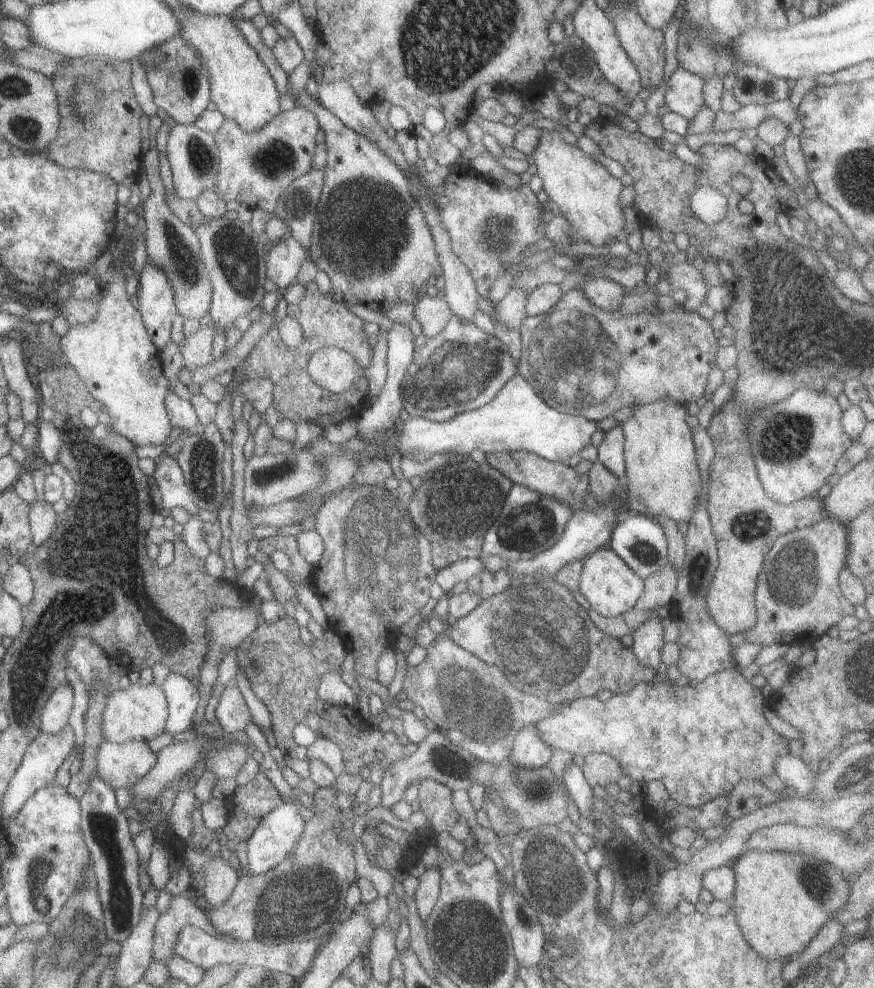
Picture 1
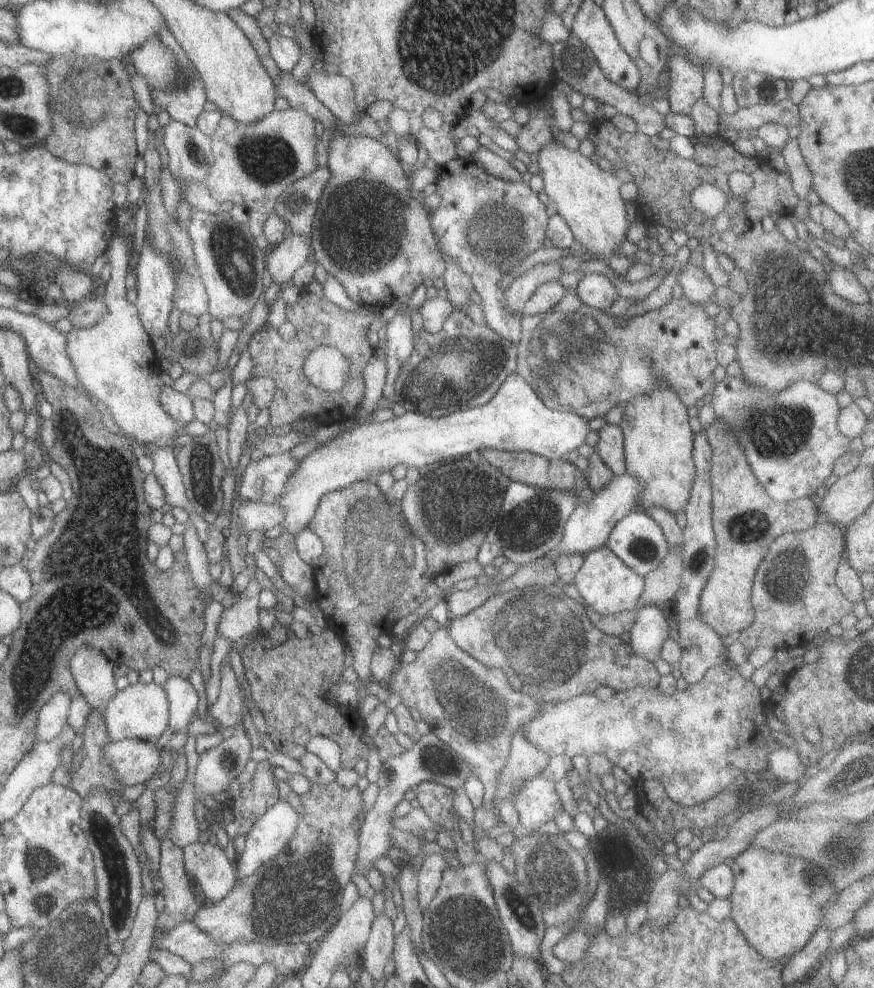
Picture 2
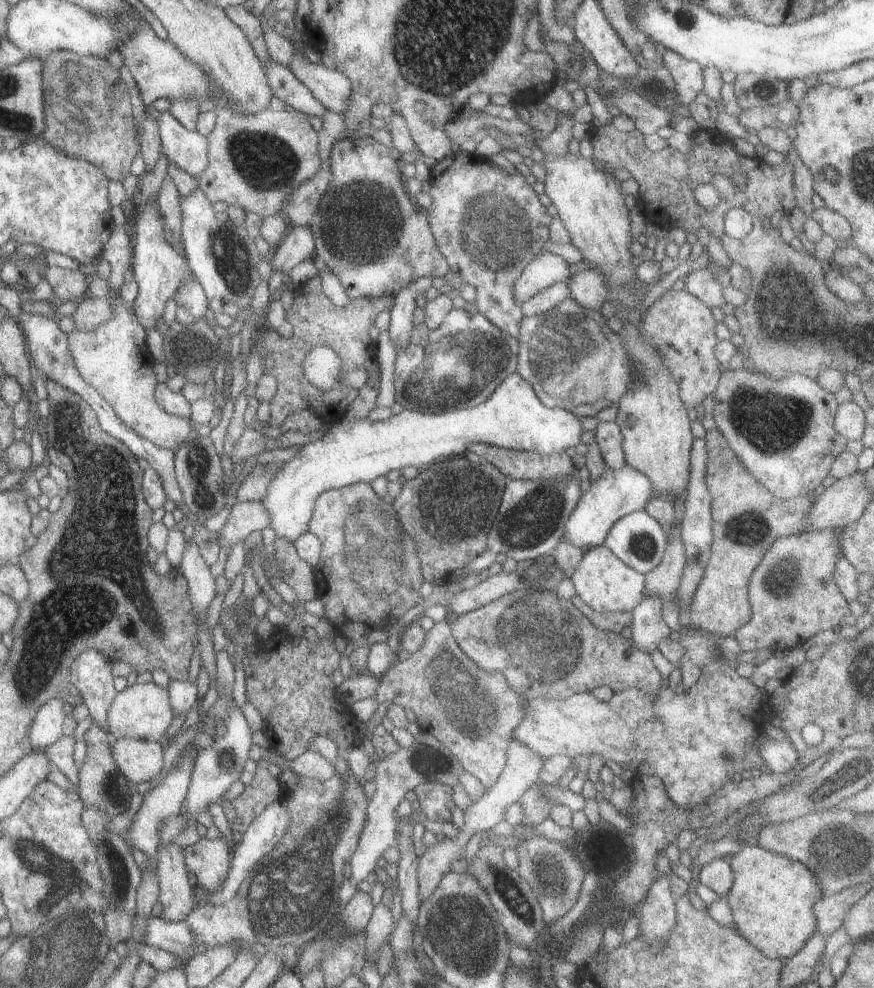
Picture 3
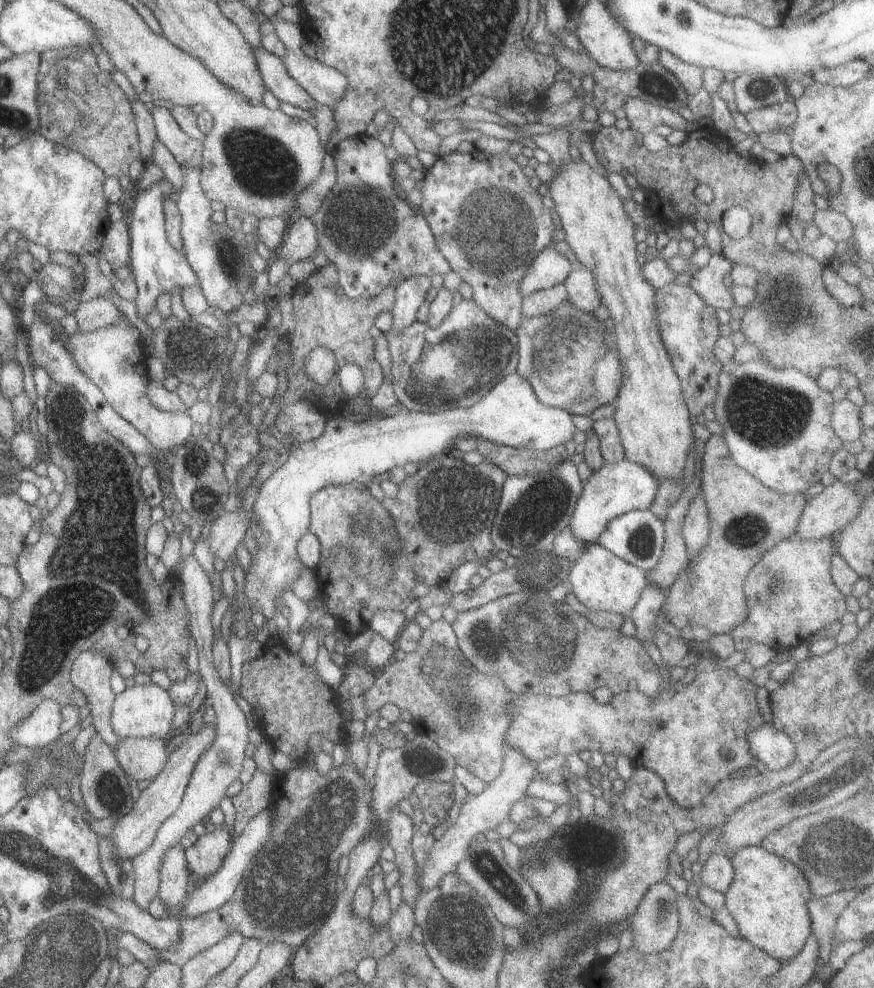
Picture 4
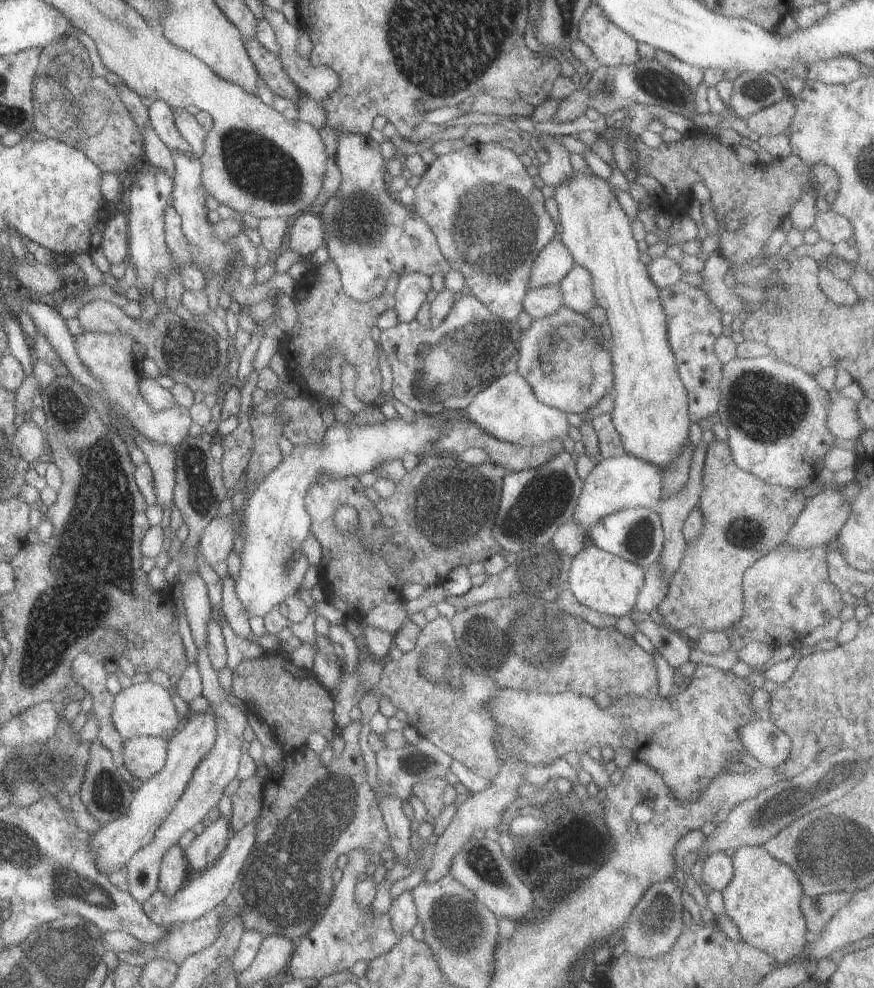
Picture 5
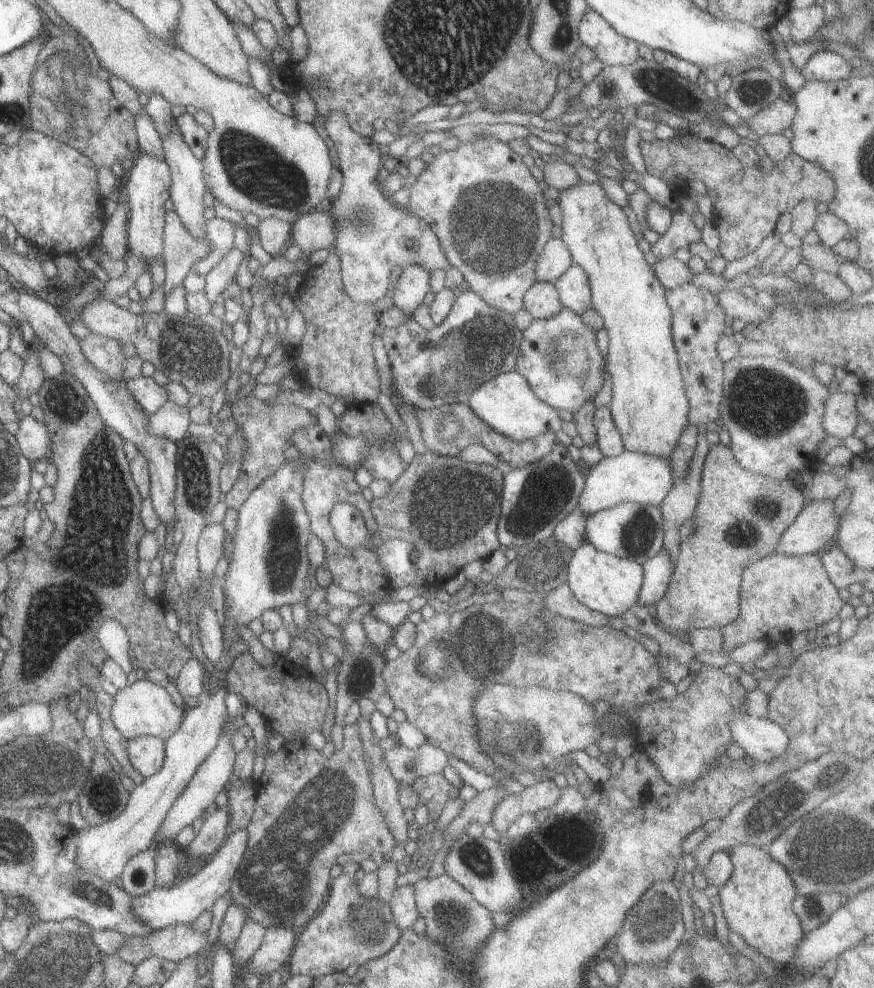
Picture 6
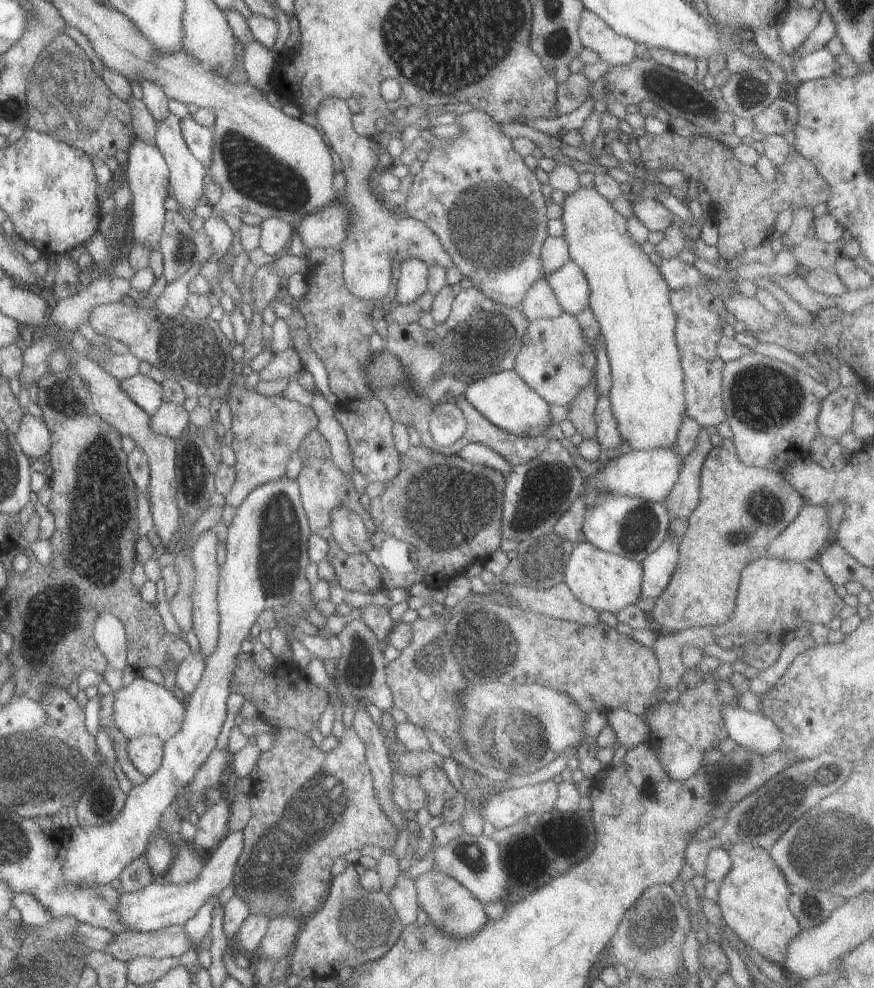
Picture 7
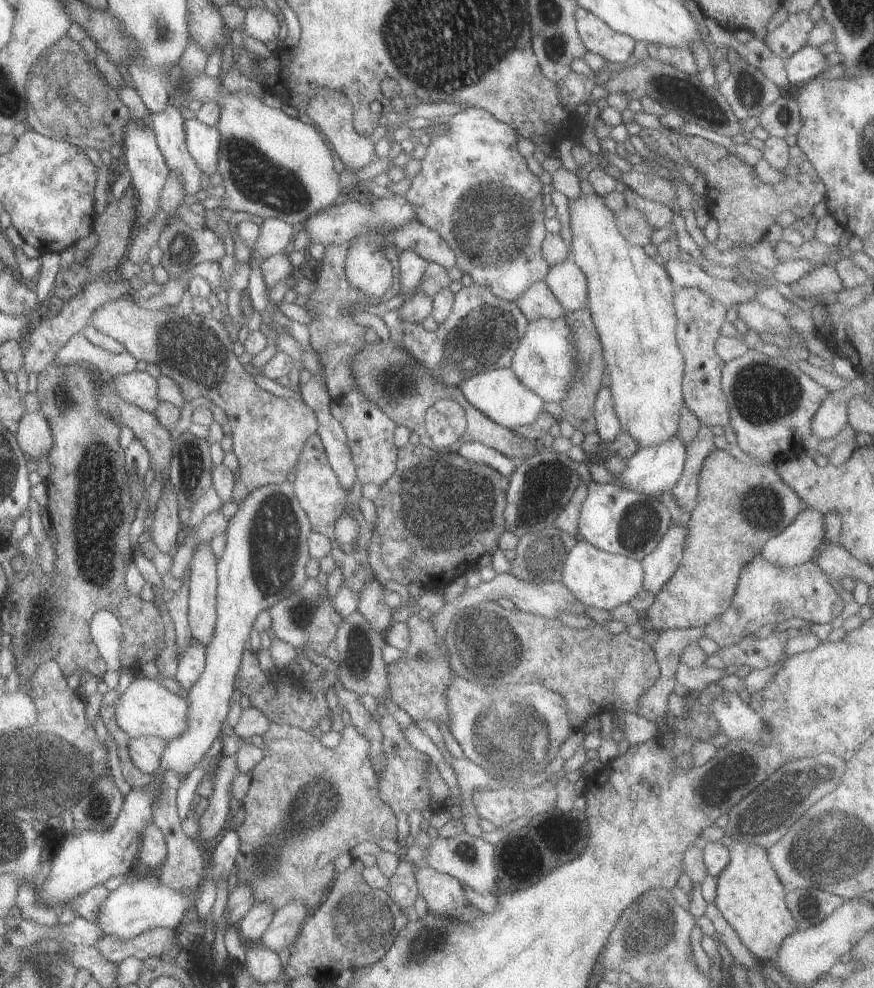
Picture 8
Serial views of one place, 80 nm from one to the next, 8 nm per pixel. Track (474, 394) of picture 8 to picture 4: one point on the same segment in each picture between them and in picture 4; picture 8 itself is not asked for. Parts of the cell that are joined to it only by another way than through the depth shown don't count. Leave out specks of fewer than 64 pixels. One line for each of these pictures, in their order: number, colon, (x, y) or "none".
4: (509, 414)
5: (506, 409)
6: (505, 404)
7: (503, 399)

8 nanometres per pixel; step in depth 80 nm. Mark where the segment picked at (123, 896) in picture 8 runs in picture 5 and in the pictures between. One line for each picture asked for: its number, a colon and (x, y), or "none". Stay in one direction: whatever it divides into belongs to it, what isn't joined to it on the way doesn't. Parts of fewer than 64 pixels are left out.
5: (201, 894)
6: (182, 902)
7: (159, 904)

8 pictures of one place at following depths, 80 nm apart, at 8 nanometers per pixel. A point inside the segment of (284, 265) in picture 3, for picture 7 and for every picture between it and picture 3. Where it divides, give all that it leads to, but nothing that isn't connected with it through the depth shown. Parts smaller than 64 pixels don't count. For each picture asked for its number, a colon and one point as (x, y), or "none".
4: (299, 242)
5: (304, 234)
6: (313, 230)
7: (326, 227)

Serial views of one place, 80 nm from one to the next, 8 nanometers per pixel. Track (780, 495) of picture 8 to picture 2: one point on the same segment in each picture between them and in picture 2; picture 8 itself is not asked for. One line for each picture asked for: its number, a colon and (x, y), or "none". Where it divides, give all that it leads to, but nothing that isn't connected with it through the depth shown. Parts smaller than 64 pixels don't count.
2: (745, 520)
3: (746, 518)
4: (745, 518)
5: (744, 517)
6: (739, 516)
7: (740, 509)

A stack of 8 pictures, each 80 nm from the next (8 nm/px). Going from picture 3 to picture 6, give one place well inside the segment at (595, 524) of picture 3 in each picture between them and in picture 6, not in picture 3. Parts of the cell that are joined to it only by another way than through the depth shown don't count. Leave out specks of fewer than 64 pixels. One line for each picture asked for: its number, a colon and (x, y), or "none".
4: (614, 488)
5: (615, 483)
6: (628, 477)

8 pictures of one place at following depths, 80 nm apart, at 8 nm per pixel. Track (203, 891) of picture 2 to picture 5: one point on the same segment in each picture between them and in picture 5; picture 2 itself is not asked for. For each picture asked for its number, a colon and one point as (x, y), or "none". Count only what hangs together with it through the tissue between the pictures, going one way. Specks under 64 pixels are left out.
3: (208, 860)
4: (204, 856)
5: (204, 848)

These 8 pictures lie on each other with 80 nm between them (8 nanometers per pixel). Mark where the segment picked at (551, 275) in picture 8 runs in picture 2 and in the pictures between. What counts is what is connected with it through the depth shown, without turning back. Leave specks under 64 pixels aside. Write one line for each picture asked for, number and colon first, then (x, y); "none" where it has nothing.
2: (595, 290)
3: (587, 288)
4: (579, 284)
5: (575, 289)
6: (572, 288)
7: (569, 286)

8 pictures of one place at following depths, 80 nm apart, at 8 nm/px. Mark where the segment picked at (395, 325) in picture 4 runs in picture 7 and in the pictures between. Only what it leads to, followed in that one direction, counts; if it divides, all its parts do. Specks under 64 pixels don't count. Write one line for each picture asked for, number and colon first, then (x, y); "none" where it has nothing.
5: (410, 292)
6: (412, 285)
7: (411, 283)

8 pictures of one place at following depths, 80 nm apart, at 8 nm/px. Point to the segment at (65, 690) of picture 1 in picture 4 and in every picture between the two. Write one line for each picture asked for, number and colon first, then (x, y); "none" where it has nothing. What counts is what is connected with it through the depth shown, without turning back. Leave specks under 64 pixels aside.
2: (51, 717)
3: (46, 726)
4: (41, 727)

